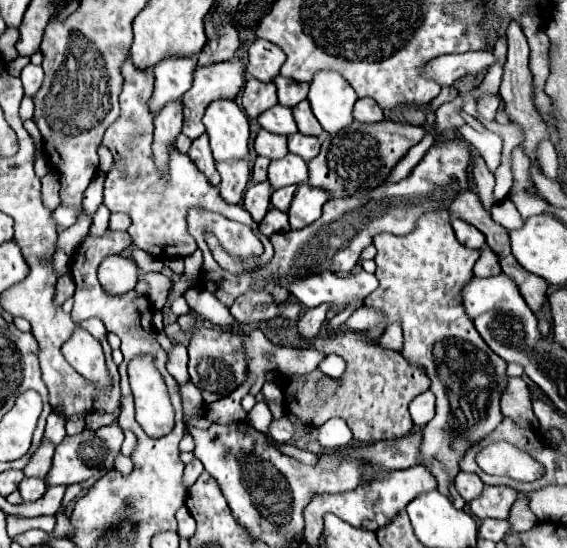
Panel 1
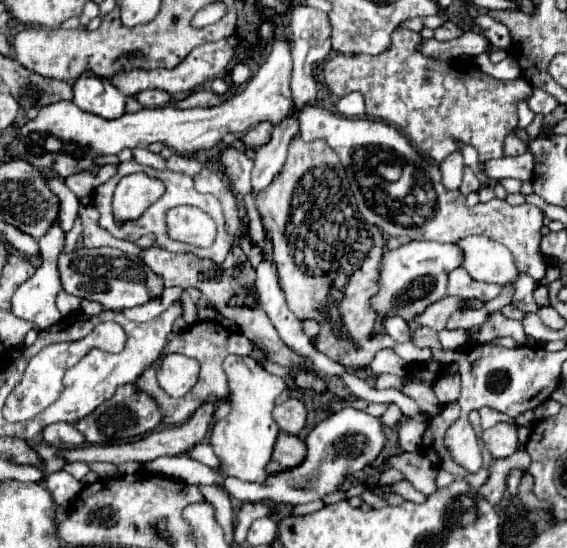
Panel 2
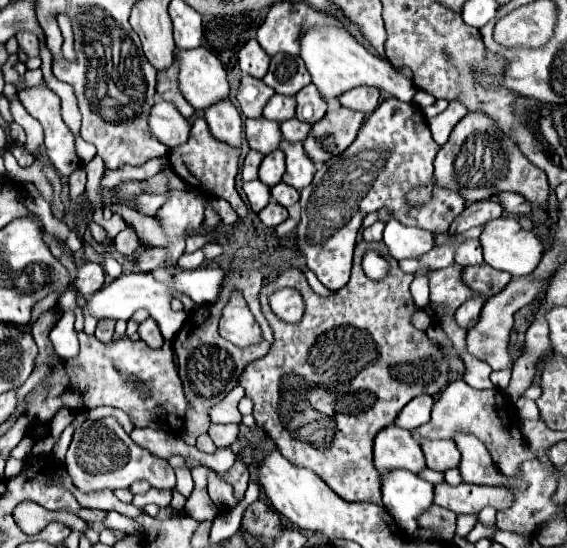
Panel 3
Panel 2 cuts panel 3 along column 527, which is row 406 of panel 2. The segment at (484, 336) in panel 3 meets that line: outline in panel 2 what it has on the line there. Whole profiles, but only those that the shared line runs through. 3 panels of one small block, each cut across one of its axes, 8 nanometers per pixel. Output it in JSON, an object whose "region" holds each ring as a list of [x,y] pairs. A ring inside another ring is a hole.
{"region":[[[290,398],[274,408],[274,420],[288,434],[298,434],[306,424],[306,408],[299,399]]]}

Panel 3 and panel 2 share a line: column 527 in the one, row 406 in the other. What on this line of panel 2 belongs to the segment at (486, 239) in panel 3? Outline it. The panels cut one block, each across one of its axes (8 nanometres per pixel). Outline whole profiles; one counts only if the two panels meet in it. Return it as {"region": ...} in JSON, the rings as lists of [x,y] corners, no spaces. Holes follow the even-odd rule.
{"region":[[[226,356],[224,374],[228,378],[230,388],[230,414],[222,418],[210,430],[210,444],[220,458],[222,472],[228,476],[236,476],[246,482],[264,482],[266,472],[264,466],[270,462],[272,446],[278,434],[278,426],[272,418],[272,410],[276,406],[276,398],[286,388],[286,380],[280,376],[272,376],[266,372],[254,358],[248,356]]]}

